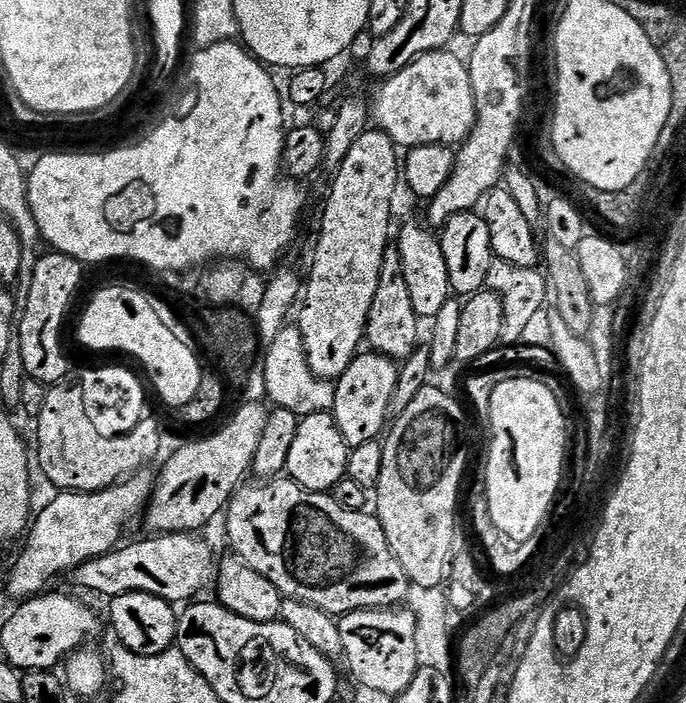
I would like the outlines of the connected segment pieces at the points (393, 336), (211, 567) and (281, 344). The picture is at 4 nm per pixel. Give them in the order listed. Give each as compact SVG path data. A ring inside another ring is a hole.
M389 246L382 262L382 274L378 278L378 294L374 294L374 306L370 306L370 318L366 333L366 344L373 352L389 360L405 362L415 354L420 340L421 317L410 302L410 289L406 287L406 274L402 270L400 249ZM420 340L420 341L419 341Z
M165 532L155 535L137 544L125 543L83 564L78 570L81 586L92 592L101 592L105 598L121 596L127 592L149 592L169 602L188 602L199 597L196 595L206 591L212 583L212 587L217 583L221 572L216 552L200 534Z
M285 326L270 342L262 358L262 372L263 368L264 388L272 395L276 408L285 408L297 414L327 412L331 409L336 393L335 387L327 380L319 380L310 370L299 327Z

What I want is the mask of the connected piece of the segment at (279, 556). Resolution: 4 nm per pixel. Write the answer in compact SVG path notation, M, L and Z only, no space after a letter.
M272 478L267 482L256 483L260 484L245 483L237 488L236 495L228 501L226 509L226 517L228 516L228 540L232 543L233 550L244 559L241 561L251 568L253 572L262 574L262 578L270 581L279 590L281 596L289 600L306 602L310 606L314 606L318 610L322 610L328 613L328 615L337 618L345 616L348 612L356 612L359 608L390 608L403 605L407 601L404 599L408 596L408 588L410 589L408 575L404 573L402 566L394 558L394 554L390 550L390 542L386 542L386 534L375 515L369 514L367 511L342 510L342 506L338 506L336 499L329 493L311 492L303 488L301 484L295 484L290 478Z

